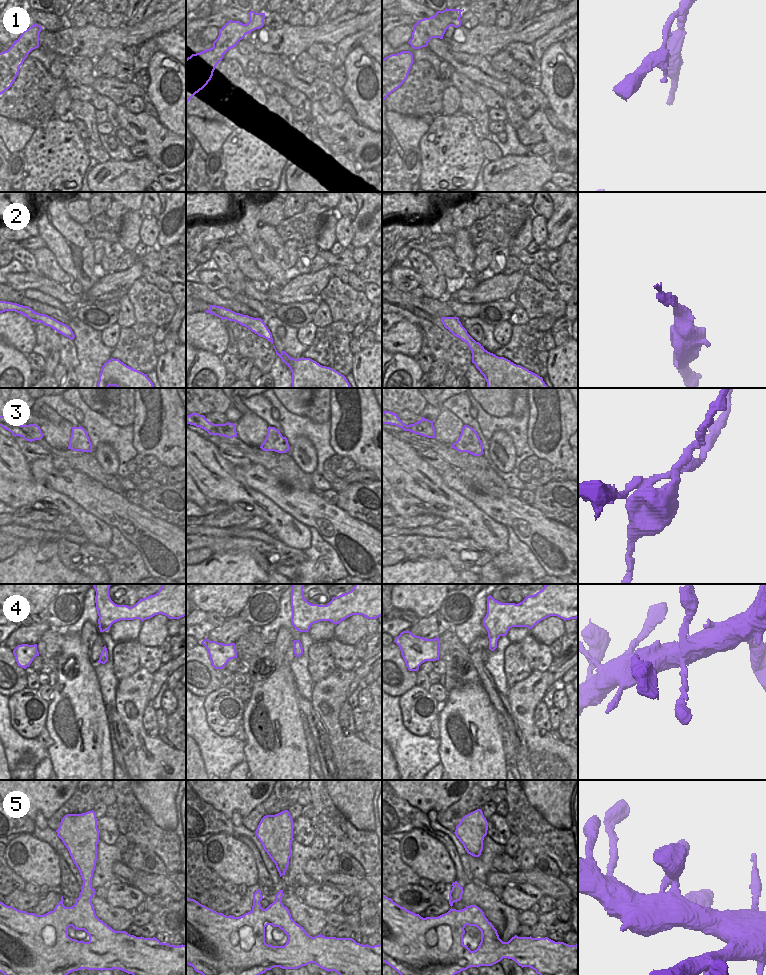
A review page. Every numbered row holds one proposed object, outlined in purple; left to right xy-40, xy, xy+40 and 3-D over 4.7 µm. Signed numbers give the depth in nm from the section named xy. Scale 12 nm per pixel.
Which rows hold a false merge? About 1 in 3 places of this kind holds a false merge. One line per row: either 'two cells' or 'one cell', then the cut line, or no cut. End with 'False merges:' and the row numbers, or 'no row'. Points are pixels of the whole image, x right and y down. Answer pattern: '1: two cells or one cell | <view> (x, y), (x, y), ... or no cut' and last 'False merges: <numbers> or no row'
1: one cell | no cut
2: two cells | xy (252, 317), (244, 325)
3: two cells | xy+40 (408, 425), (409, 430)
4: one cell | no cut
5: one cell | no cut
False merges: 2, 3

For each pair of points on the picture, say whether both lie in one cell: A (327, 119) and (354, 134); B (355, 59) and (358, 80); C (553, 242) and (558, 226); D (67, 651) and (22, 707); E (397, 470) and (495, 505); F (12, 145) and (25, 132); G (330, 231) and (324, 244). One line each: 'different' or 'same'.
A: same
B: same
C: same
D: different
E: different
F: same
G: same

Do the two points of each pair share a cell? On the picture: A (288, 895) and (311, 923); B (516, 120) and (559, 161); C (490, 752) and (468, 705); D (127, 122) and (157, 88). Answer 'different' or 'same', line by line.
A: same
B: same
C: same
D: different

